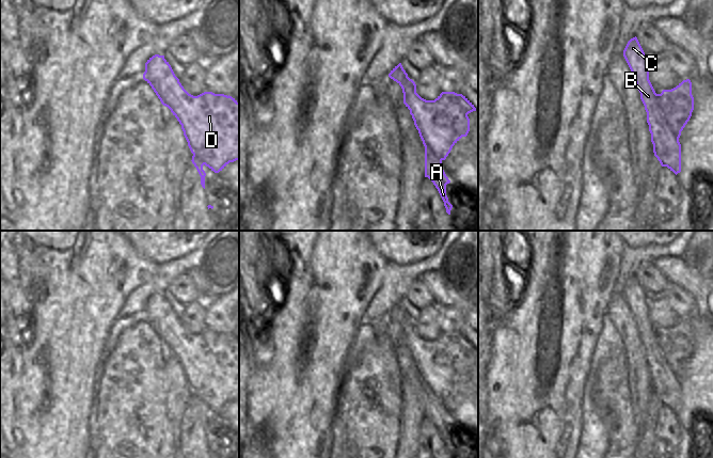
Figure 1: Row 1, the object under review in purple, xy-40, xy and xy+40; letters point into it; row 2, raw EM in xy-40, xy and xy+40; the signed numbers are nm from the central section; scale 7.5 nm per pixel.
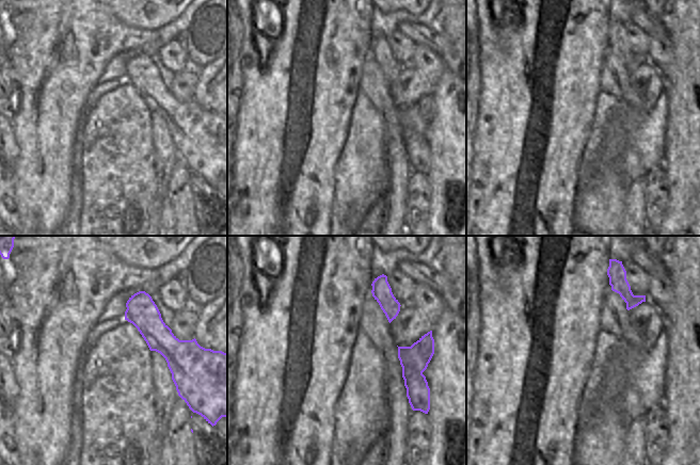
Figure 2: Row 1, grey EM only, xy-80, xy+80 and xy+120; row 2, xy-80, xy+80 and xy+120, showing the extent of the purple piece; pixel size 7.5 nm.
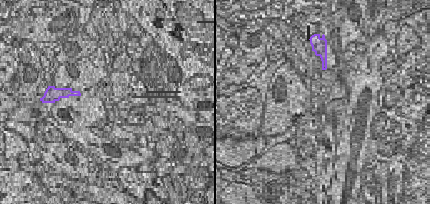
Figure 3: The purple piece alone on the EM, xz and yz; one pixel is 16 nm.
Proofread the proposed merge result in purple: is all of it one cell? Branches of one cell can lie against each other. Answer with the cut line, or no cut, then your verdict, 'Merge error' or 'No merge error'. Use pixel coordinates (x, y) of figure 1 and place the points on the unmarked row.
Split along xy+40 (656, 333), (663, 359), (678, 378). Merge error.

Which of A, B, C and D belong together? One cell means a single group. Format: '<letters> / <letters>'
A B C / D

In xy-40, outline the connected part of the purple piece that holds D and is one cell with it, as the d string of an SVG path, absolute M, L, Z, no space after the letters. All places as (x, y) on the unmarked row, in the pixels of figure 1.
M155 294L147 299L143 318L181 364L193 395L215 412L222 410L229 401L239 399L239 342L235 337L212 331L204 331L197 335L189 333L164 295Z

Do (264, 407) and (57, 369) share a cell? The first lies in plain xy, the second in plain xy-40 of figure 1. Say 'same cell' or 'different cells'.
same cell

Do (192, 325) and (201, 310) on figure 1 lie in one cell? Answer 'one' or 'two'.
one

